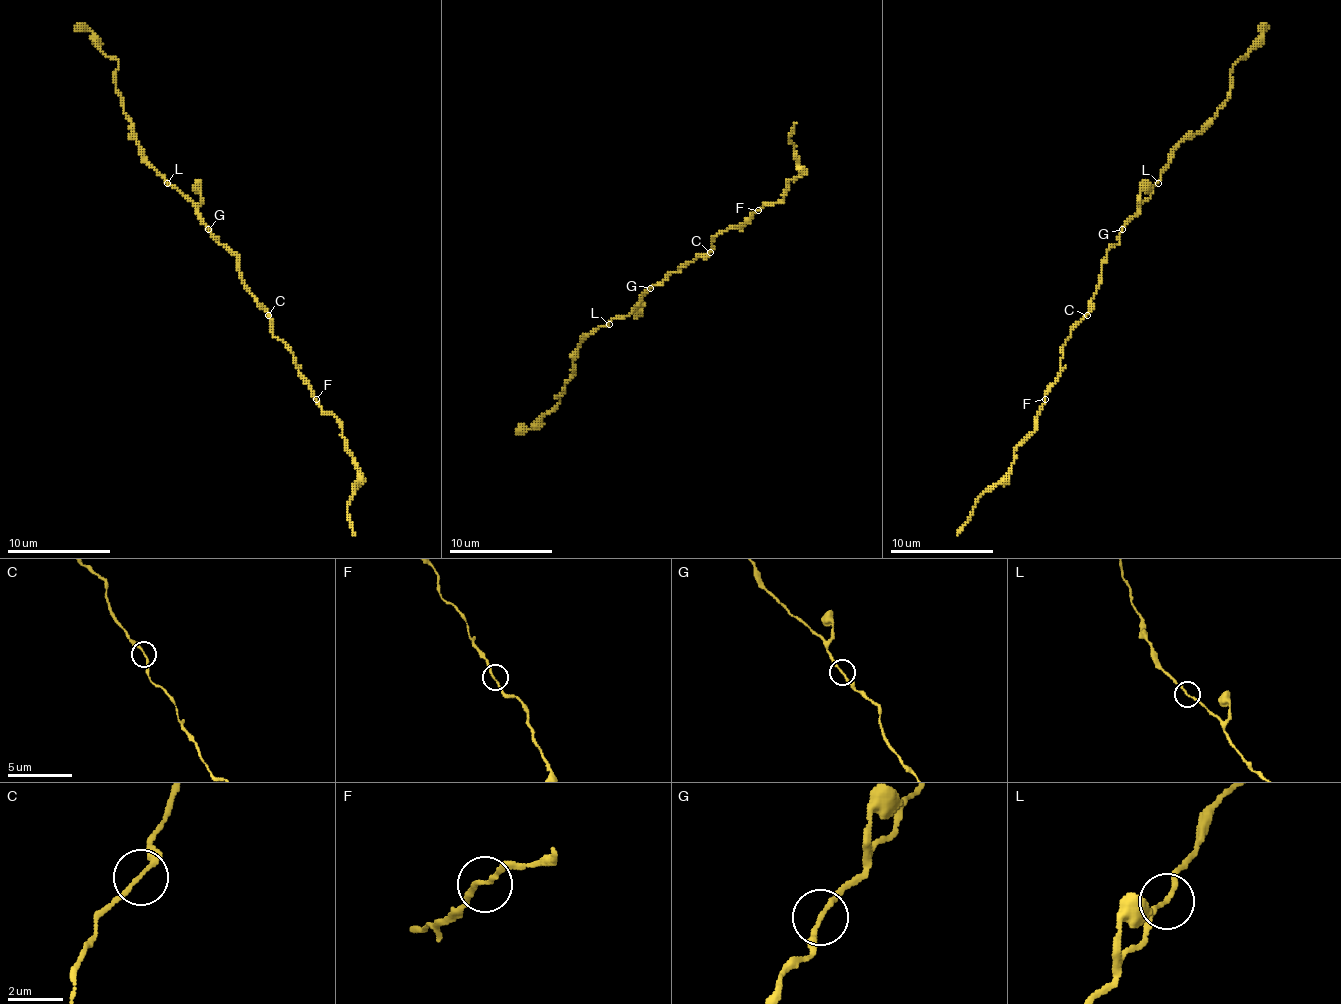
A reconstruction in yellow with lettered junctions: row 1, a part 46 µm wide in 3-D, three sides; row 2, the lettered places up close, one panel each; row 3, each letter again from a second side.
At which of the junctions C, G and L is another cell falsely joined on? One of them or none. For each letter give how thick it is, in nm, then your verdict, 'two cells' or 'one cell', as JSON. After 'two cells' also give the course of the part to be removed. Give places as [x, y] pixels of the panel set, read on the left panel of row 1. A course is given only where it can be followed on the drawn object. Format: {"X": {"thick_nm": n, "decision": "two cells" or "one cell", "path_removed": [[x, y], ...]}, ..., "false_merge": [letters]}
{"C": {"thick_nm": 160, "decision": "one cell"}, "G": {"thick_nm": 160, "decision": "one cell"}, "L": {"thick_nm": 160, "decision": "one cell"}, "false_merge": []}

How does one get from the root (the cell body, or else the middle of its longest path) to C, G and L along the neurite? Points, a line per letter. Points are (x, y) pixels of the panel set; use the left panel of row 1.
C: (239, 265), (239, 278), (244, 288), (267, 314)
G: (239, 265), (239, 260), (208, 229)
L: (239, 265), (239, 260), (219, 242), (203, 221), (198, 208), (167, 183)

